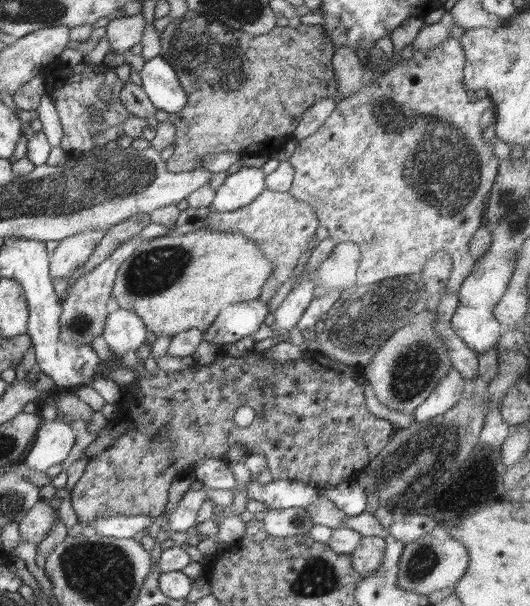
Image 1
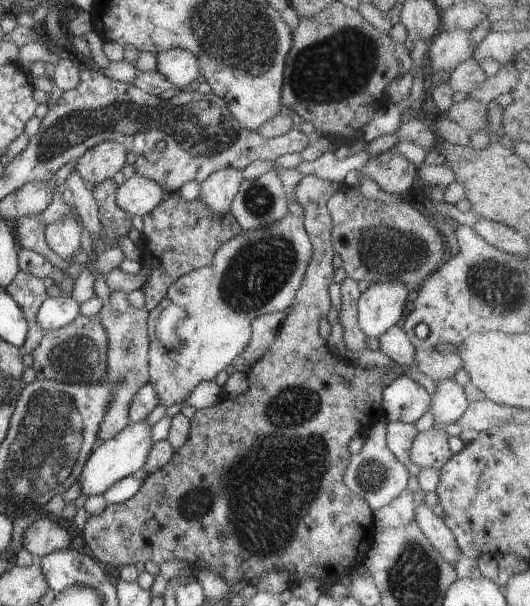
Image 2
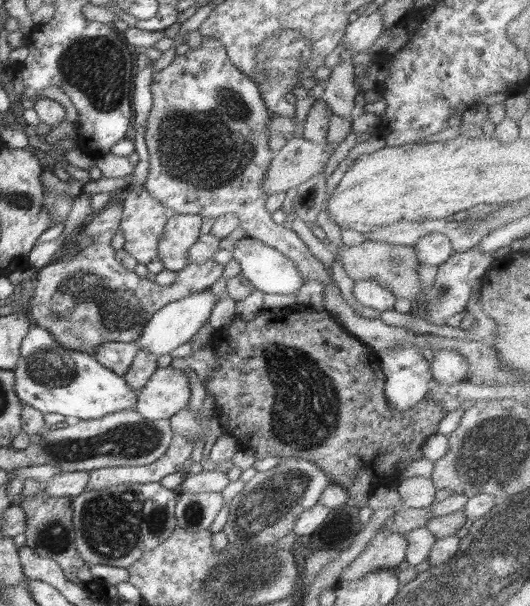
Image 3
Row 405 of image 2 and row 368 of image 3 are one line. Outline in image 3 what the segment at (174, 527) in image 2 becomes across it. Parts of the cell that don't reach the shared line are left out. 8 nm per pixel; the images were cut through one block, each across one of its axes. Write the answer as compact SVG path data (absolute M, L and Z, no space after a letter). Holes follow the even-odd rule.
M303 306L290 307L286 310L268 310L262 309L256 312L256 318L252 320L242 320L238 316L232 321L228 328L216 330L210 344L213 344L217 364L211 369L211 378L207 381L207 396L216 399L216 409L226 415L226 434L234 436L239 442L241 451L252 450L256 454L256 459L261 460L266 457L280 457L282 459L296 458L305 459L318 466L324 472L324 475L334 484L339 484L348 492L348 504L357 509L367 504L372 492L378 487L393 486L397 476L397 469L419 460L422 454L422 447L428 436L438 432L438 424L446 414L442 404L435 402L430 393L410 409L404 411L394 411L390 409L389 403L385 398L384 380L385 376L380 367L379 356L376 352L353 338L326 310L316 312Z

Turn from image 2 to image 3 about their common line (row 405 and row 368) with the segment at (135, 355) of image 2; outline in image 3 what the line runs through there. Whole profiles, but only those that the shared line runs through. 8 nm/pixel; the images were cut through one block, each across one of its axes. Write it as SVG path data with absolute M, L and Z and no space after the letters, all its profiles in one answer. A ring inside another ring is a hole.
M104 342L94 356L102 366L112 370L118 376L124 376L128 373L139 350L136 343Z

